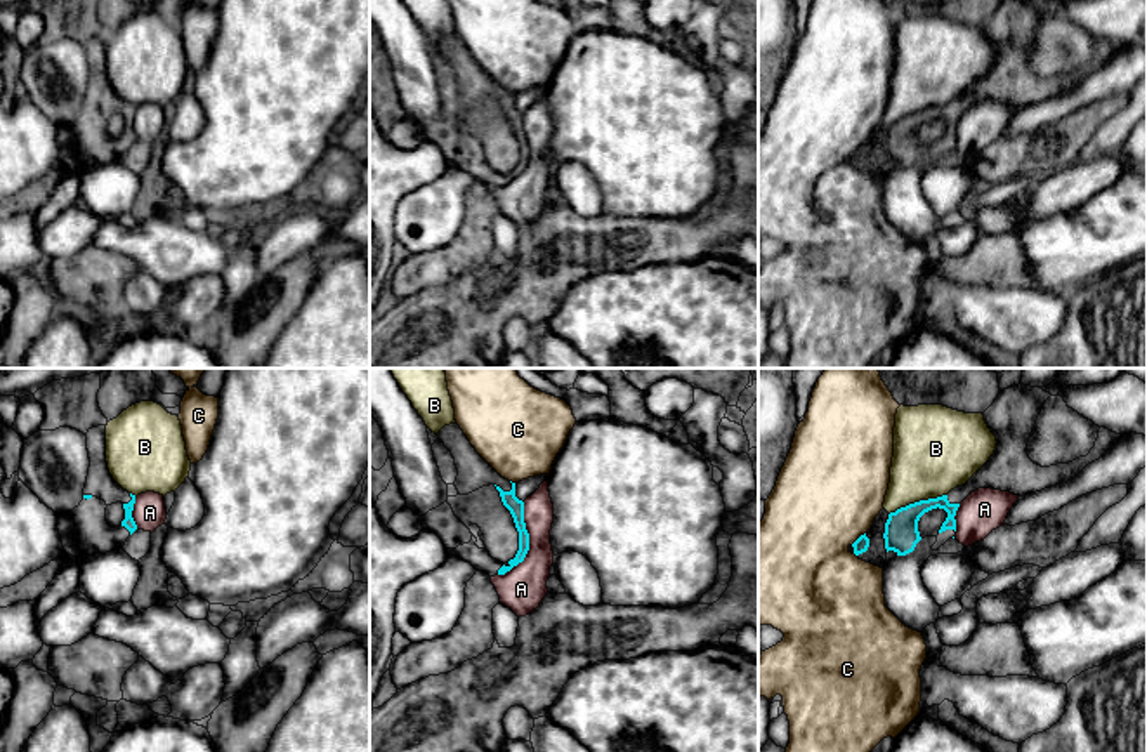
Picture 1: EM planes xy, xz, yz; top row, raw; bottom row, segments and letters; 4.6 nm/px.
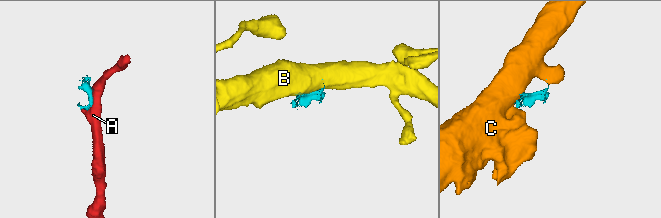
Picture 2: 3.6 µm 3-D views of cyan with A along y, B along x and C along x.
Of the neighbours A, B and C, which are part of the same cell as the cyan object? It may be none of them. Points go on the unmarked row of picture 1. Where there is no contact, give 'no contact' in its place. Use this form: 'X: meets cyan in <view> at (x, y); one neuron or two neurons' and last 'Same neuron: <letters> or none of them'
A: meets cyan in xz at (528, 155); two neurons
B: meets cyan in yz at (917, 113); two neurons
C: meets cyan in yz at (859, 148); two neurons
Same neuron: none of them

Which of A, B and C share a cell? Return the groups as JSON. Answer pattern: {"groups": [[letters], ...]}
{"groups": [["A"], ["B"], ["C"]]}

